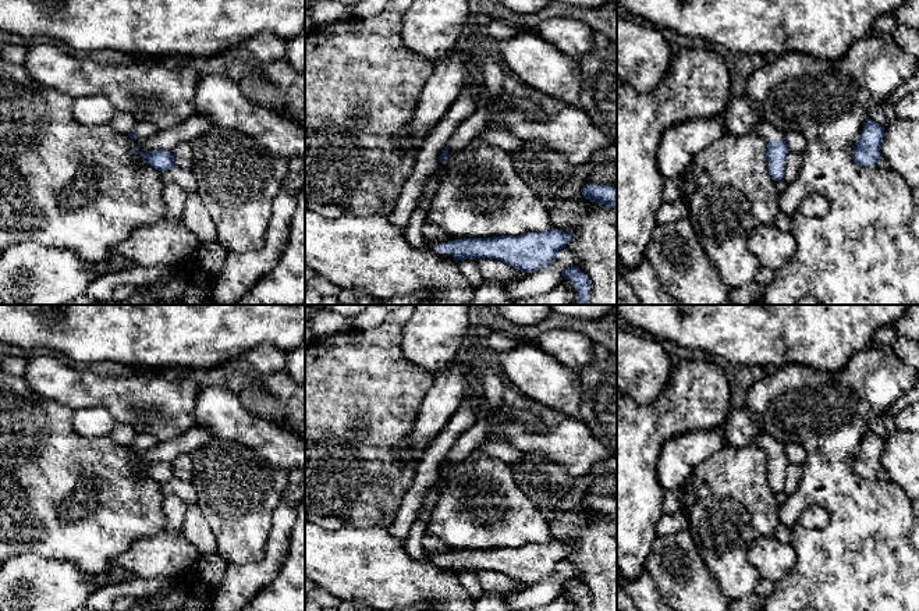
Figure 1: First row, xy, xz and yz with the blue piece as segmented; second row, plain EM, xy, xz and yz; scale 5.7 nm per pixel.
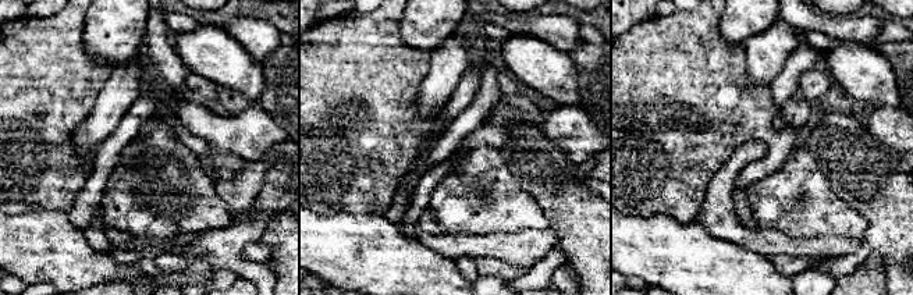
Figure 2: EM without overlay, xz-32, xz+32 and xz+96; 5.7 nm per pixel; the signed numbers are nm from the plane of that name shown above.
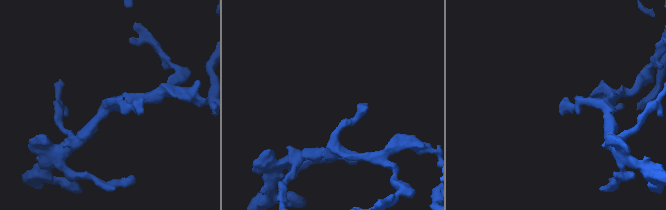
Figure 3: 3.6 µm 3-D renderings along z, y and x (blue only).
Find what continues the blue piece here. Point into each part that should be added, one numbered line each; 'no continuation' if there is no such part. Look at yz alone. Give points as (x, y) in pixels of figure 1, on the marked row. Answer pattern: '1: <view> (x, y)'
1: yz (765, 130)

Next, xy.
1: xy (144, 130)

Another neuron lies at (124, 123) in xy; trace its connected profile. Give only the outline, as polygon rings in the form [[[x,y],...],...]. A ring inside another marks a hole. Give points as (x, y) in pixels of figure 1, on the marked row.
[[[117,111],[109,125],[114,131],[128,135],[135,129],[136,124],[138,121],[132,114],[127,111]]]

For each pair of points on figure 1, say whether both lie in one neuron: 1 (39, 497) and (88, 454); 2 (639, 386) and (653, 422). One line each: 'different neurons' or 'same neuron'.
1: same neuron
2: different neurons

